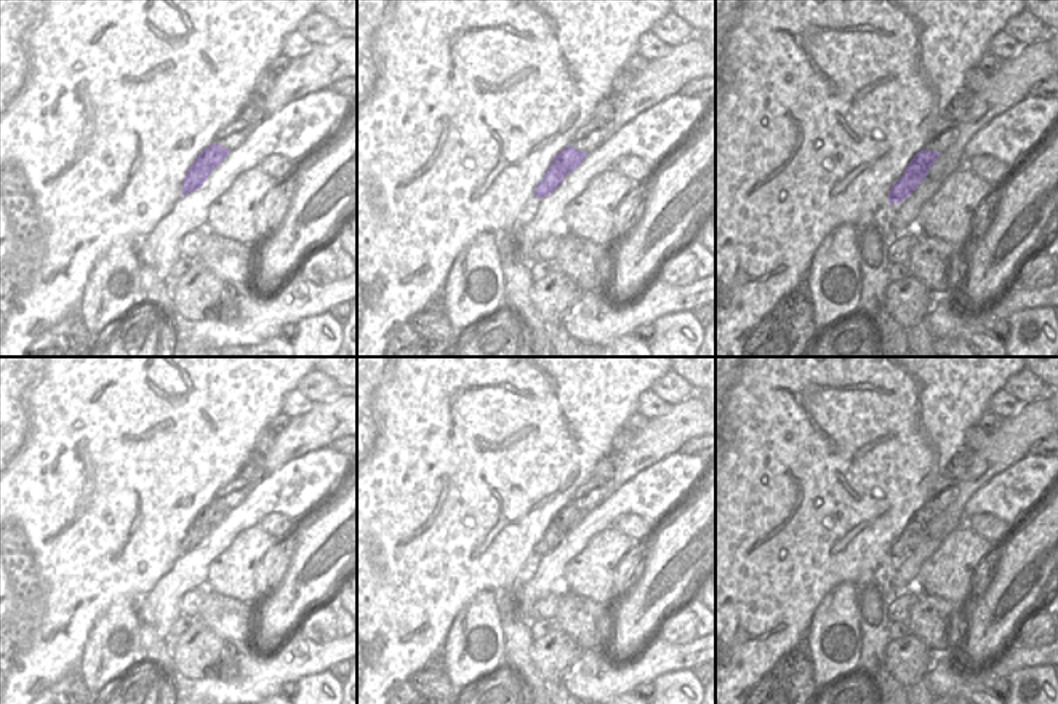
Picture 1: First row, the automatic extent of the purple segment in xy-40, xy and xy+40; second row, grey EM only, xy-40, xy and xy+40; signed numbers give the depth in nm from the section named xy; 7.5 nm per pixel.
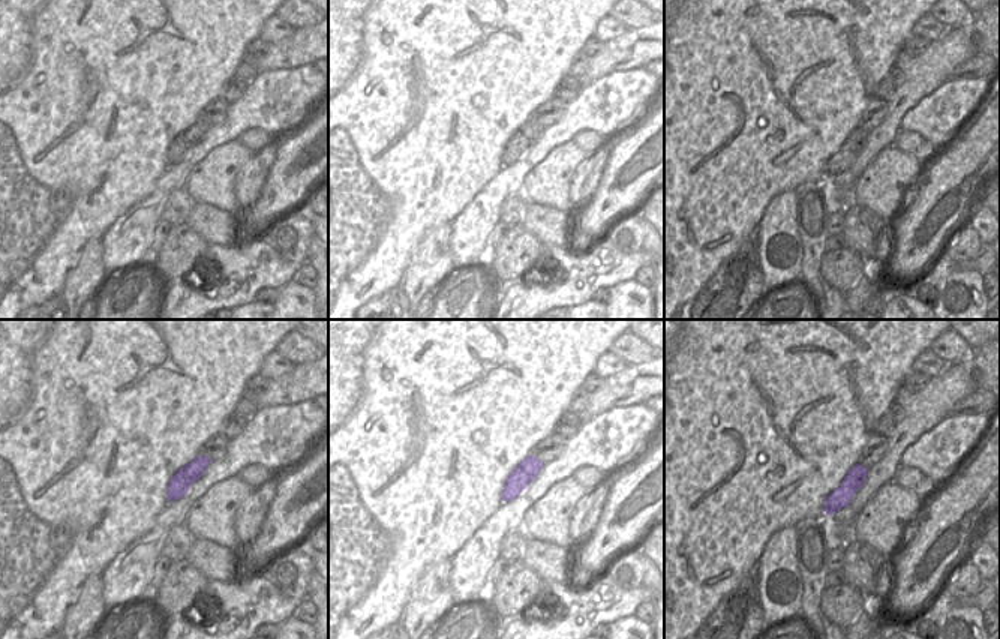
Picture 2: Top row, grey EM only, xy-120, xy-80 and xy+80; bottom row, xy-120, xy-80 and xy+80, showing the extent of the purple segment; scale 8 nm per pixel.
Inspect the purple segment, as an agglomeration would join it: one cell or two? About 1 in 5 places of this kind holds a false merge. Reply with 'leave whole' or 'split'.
leave whole

